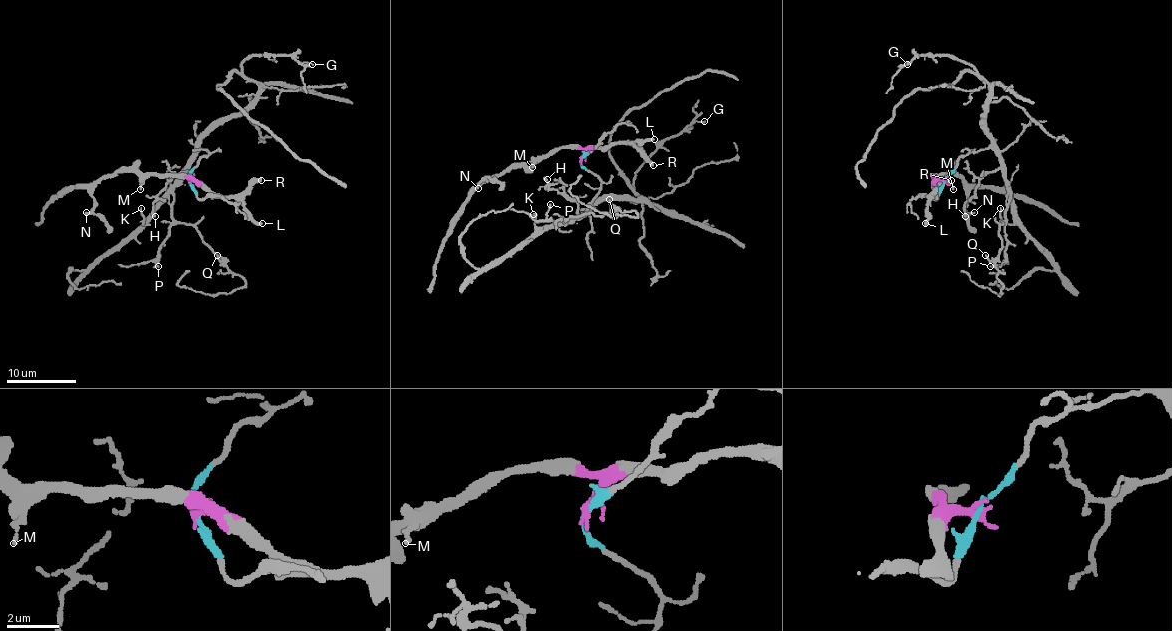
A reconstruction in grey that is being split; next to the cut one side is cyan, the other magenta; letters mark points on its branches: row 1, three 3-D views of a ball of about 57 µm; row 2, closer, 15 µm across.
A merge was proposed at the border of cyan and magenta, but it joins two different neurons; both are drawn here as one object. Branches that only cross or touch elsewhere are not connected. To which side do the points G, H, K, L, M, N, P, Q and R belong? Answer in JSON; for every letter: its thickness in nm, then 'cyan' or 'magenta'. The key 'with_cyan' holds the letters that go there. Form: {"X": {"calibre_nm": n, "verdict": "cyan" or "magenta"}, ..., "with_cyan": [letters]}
{"G": {"calibre_nm": 100, "verdict": "cyan"}, "H": {"calibre_nm": 190, "verdict": "cyan"}, "K": {"calibre_nm": 160, "verdict": "cyan"}, "L": {"calibre_nm": 280, "verdict": "magenta"}, "M": {"calibre_nm": 140, "verdict": "magenta"}, "N": {"calibre_nm": 150, "verdict": "magenta"}, "P": {"calibre_nm": 110, "verdict": "cyan"}, "Q": {"calibre_nm": 130, "verdict": "cyan"}, "R": {"calibre_nm": 320, "verdict": "magenta"}, "with_cyan": ["G", "H", "K", "P", "Q"]}

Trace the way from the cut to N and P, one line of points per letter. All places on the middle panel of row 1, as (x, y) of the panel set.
N: (581, 159), (584, 152), (581, 148), (554, 148), (526, 162), (509, 166), (481, 182), (477, 189)
P: (581, 159), (600, 183), (600, 192), (584, 213), (565, 224), (565, 218), (549, 218), (551, 204)

